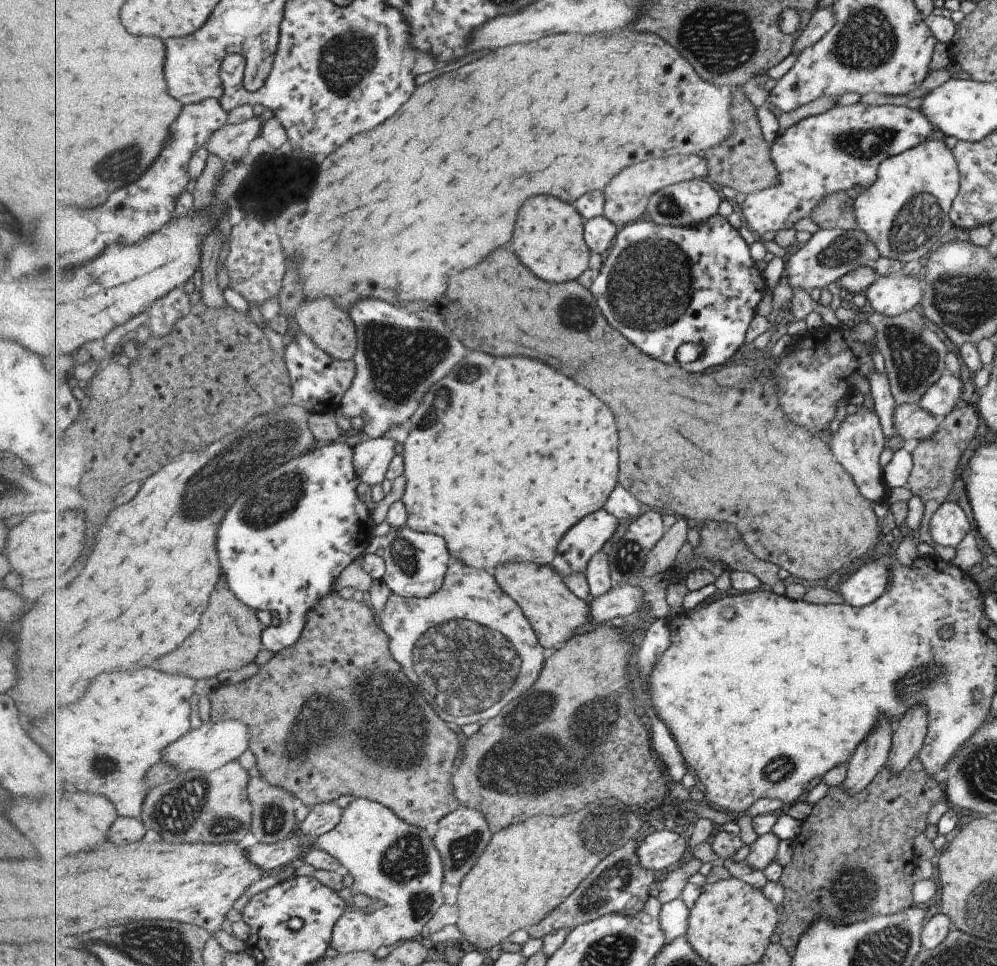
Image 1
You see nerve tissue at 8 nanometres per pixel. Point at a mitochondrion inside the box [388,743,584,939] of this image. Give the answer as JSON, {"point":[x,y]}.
{"point":[461,849]}

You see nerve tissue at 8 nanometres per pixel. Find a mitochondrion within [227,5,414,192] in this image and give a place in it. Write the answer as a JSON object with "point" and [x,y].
{"point":[344,61]}

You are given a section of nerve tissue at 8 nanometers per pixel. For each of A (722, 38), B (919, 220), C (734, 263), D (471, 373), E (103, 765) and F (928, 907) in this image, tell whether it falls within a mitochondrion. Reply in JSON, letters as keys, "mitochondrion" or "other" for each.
{"A":"mitochondrion","B":"mitochondrion","C":"other","D":"mitochondrion","E":"mitochondrion","F":"other"}

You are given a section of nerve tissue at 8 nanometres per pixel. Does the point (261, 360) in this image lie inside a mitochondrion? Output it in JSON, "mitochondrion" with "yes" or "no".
{"mitochondrion":"no"}

